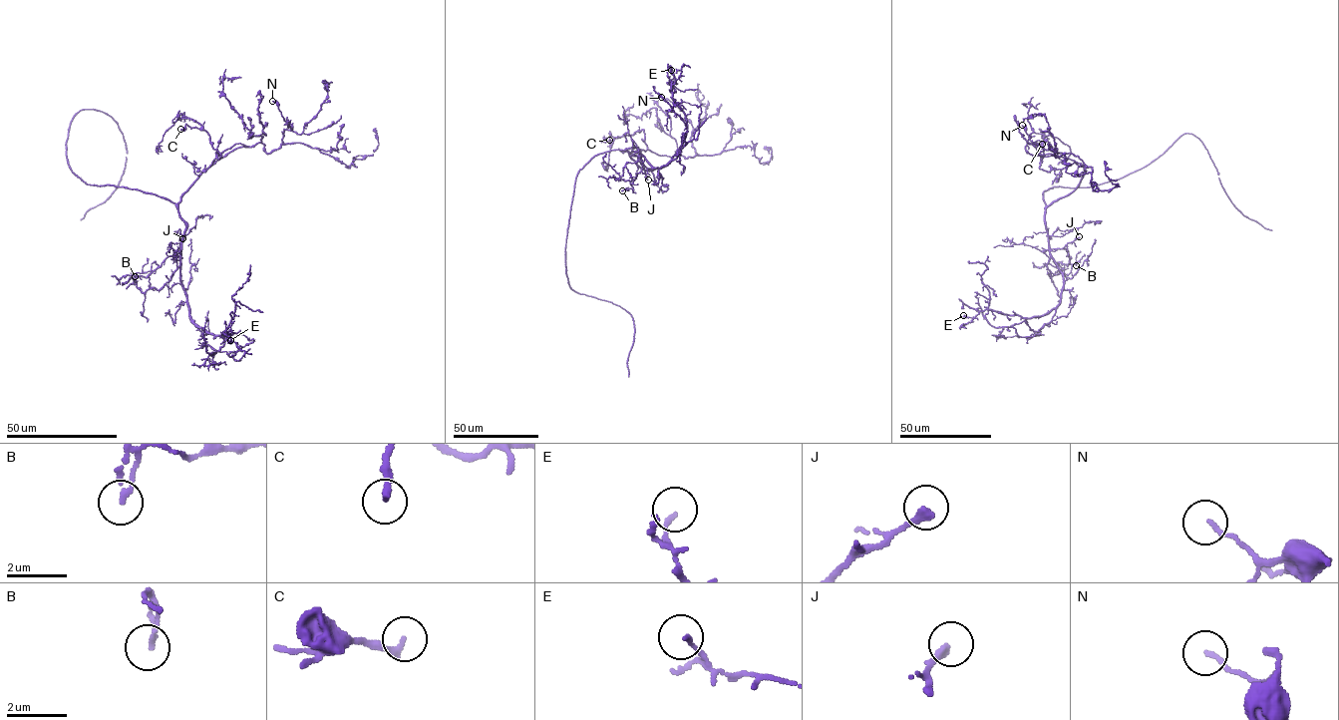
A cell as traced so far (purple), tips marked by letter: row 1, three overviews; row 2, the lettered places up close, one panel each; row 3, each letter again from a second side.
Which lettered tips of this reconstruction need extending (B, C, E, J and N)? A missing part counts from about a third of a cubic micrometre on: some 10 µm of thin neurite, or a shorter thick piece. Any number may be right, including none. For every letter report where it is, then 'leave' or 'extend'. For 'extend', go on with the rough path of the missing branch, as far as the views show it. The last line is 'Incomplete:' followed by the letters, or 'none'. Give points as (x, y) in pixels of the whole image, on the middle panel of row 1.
B: place (622, 190); leave
C: place (609, 140); leave
E: place (671, 70); leave
J: place (648, 180); leave
N: place (661, 97); leave
Incomplete: none

